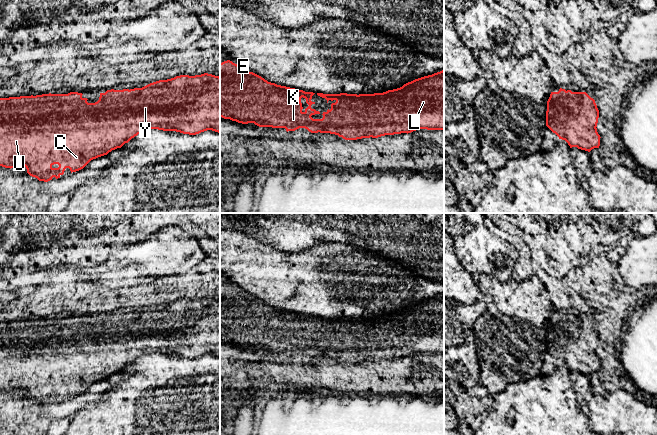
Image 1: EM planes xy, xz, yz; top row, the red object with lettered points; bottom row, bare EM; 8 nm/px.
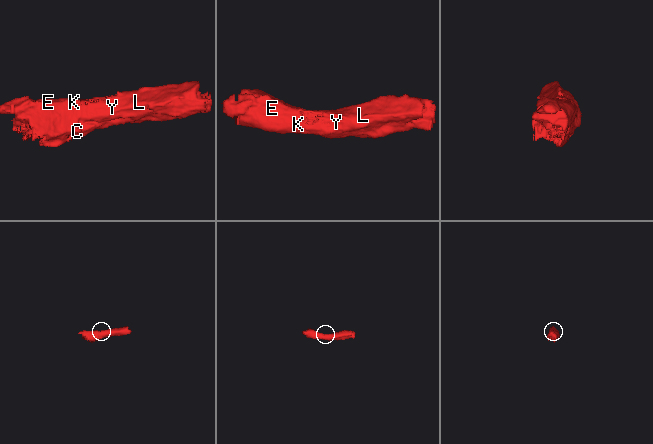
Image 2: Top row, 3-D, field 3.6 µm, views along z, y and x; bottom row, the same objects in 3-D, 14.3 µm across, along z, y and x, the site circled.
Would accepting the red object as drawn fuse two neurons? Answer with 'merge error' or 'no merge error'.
no merge error

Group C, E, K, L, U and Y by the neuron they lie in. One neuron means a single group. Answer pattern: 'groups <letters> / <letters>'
groups C E K L U Y

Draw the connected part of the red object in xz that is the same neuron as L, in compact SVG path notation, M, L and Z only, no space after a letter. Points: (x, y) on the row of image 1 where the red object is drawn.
M230 60L220 62L220 117L230 119L242 124L254 123L259 127L285 128L286 131L295 131L305 128L311 133L330 133L338 135L345 140L357 140L362 138L378 138L385 135L411 133L418 129L444 130L444 70L432 75L424 76L404 84L402 87L374 94L323 94L318 96L329 100L335 100L331 109L323 112L322 119L313 119L311 116L320 114L311 108L312 96L315 93L305 92L295 88L277 85L268 82L261 76L241 69Z

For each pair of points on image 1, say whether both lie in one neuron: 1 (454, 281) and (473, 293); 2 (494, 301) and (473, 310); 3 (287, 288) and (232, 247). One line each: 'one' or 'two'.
1: one
2: two
3: one

